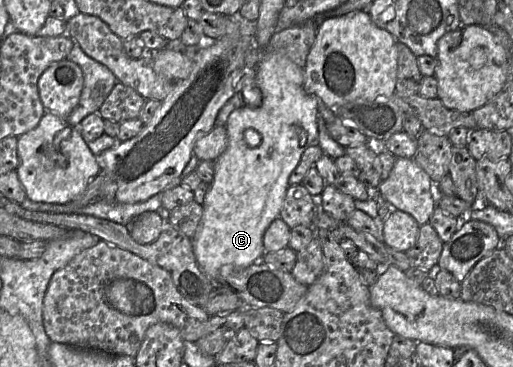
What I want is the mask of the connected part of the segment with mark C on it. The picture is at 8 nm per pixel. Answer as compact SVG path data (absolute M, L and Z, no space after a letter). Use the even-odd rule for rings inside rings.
M269 53L257 65L255 84L261 92L261 104L258 107L244 105L230 114L225 125L227 148L215 160L215 176L192 239L194 254L202 272L215 283L223 283L223 279L237 269L262 260L265 254L263 236L272 221L279 217L289 187L288 179L303 152L319 144L318 99L305 90L304 68L283 54Z

